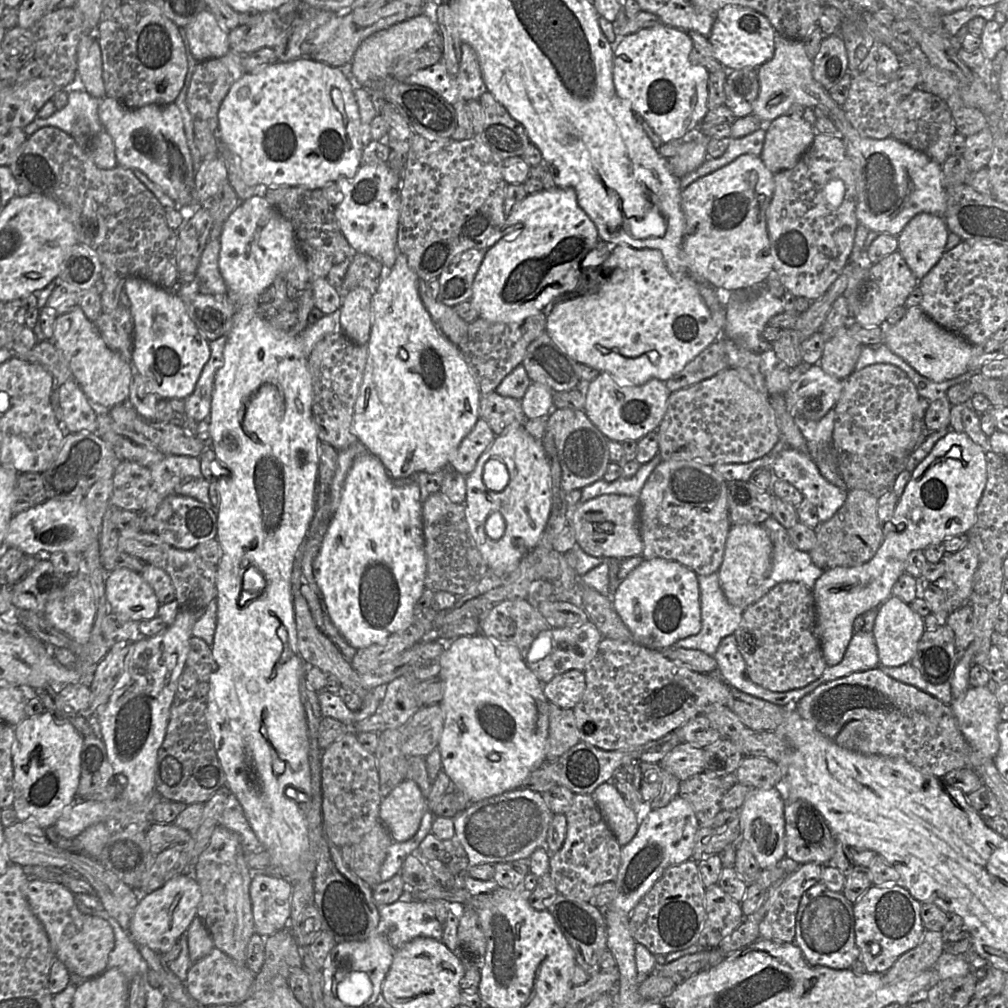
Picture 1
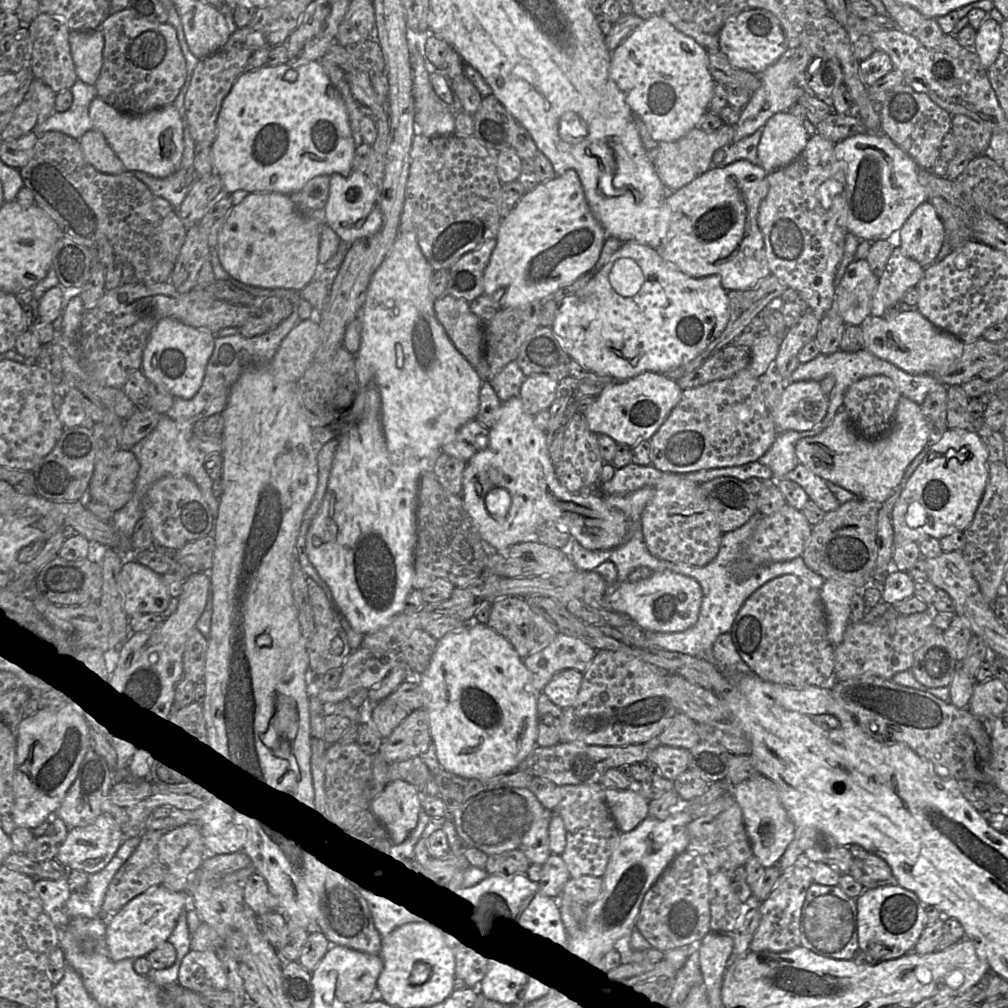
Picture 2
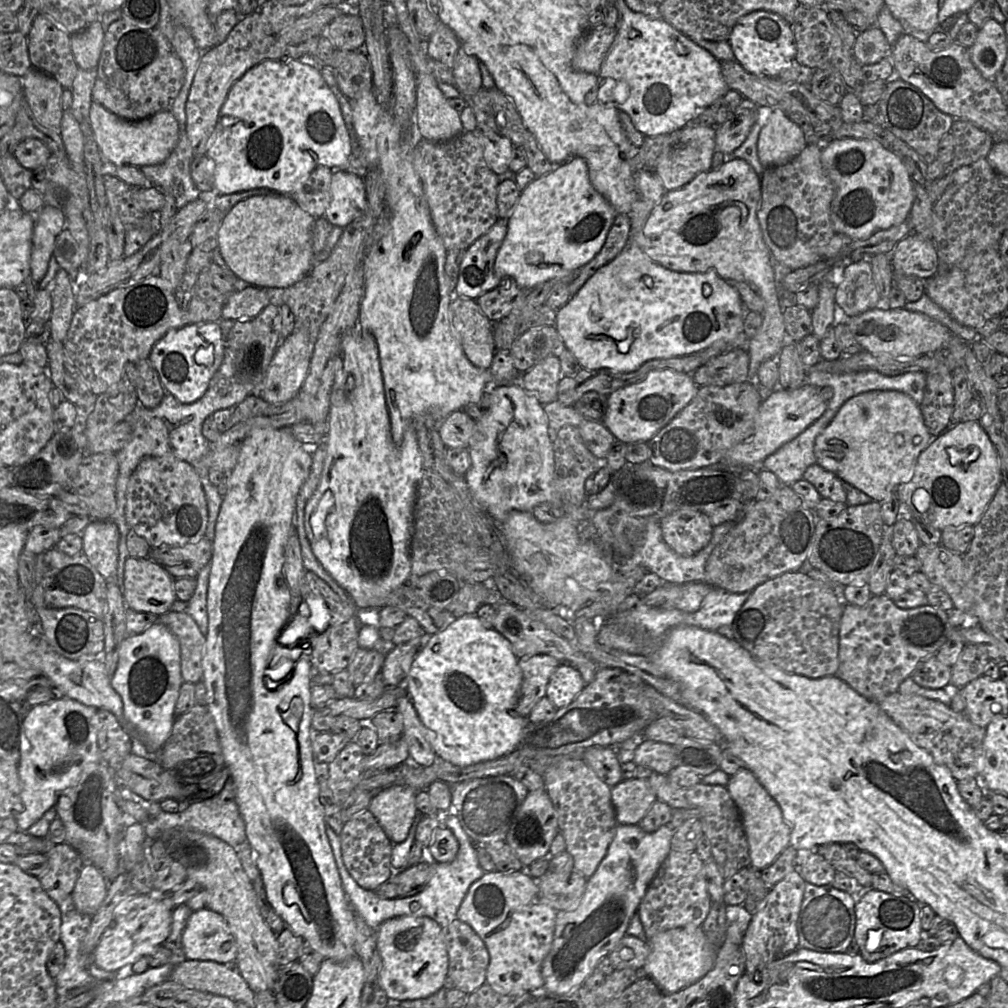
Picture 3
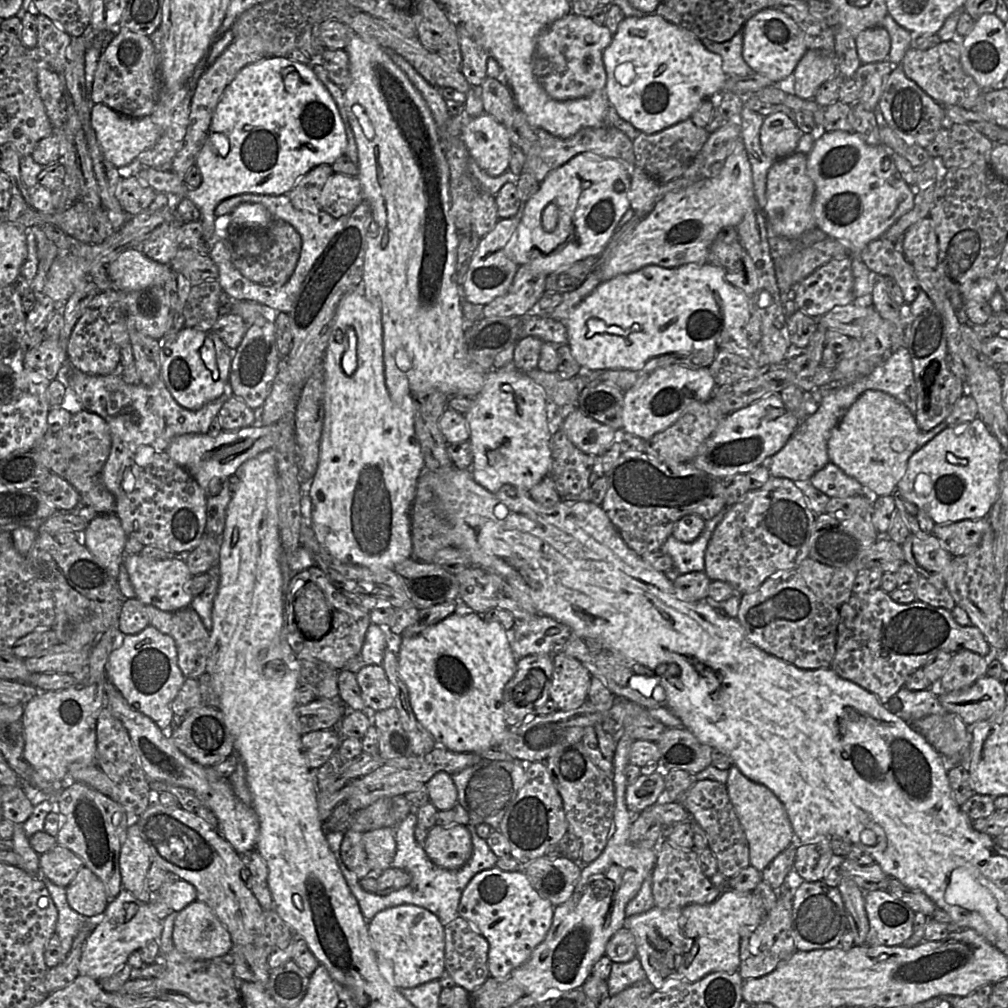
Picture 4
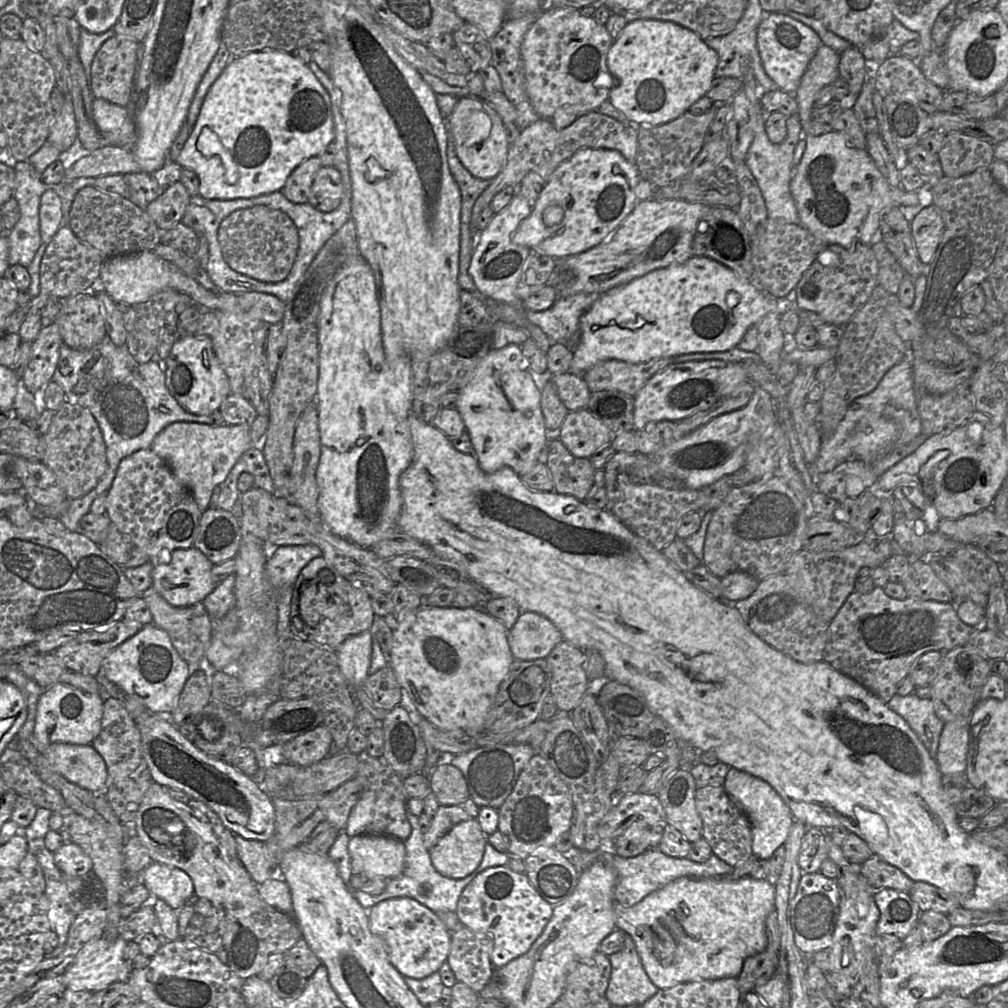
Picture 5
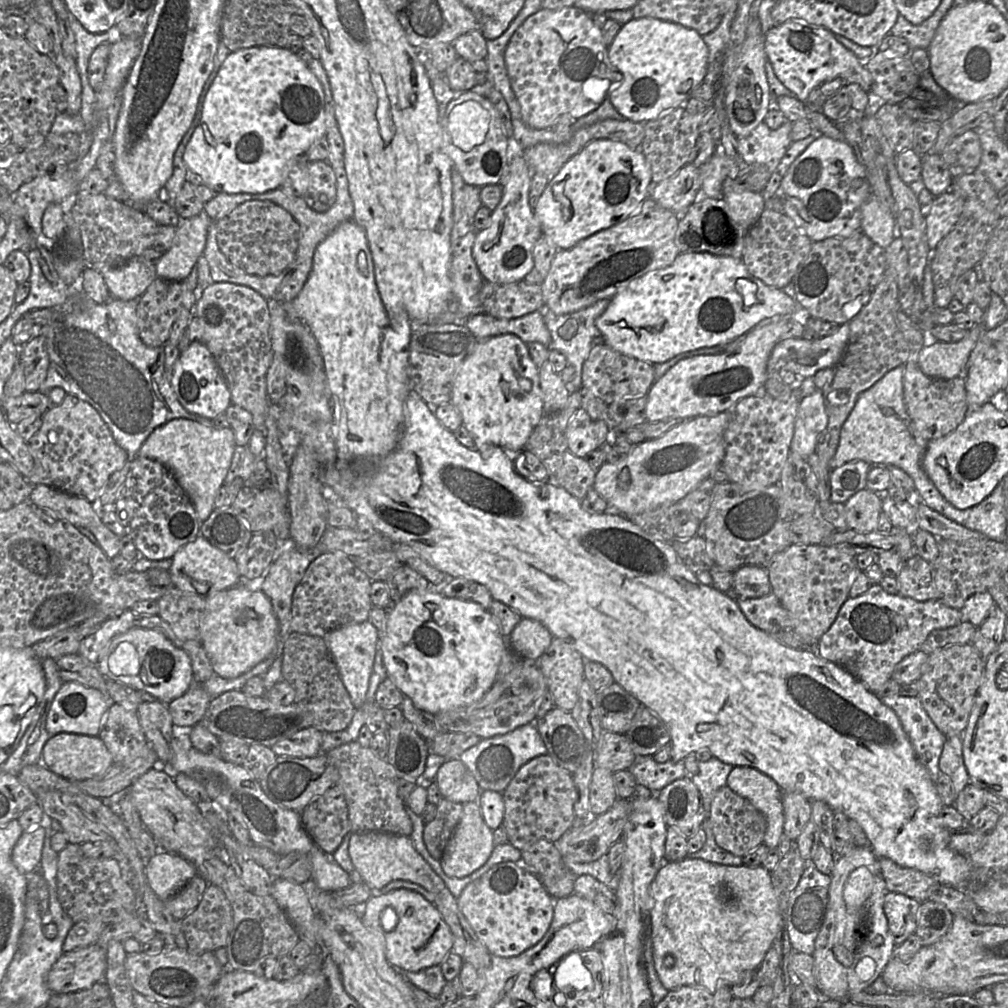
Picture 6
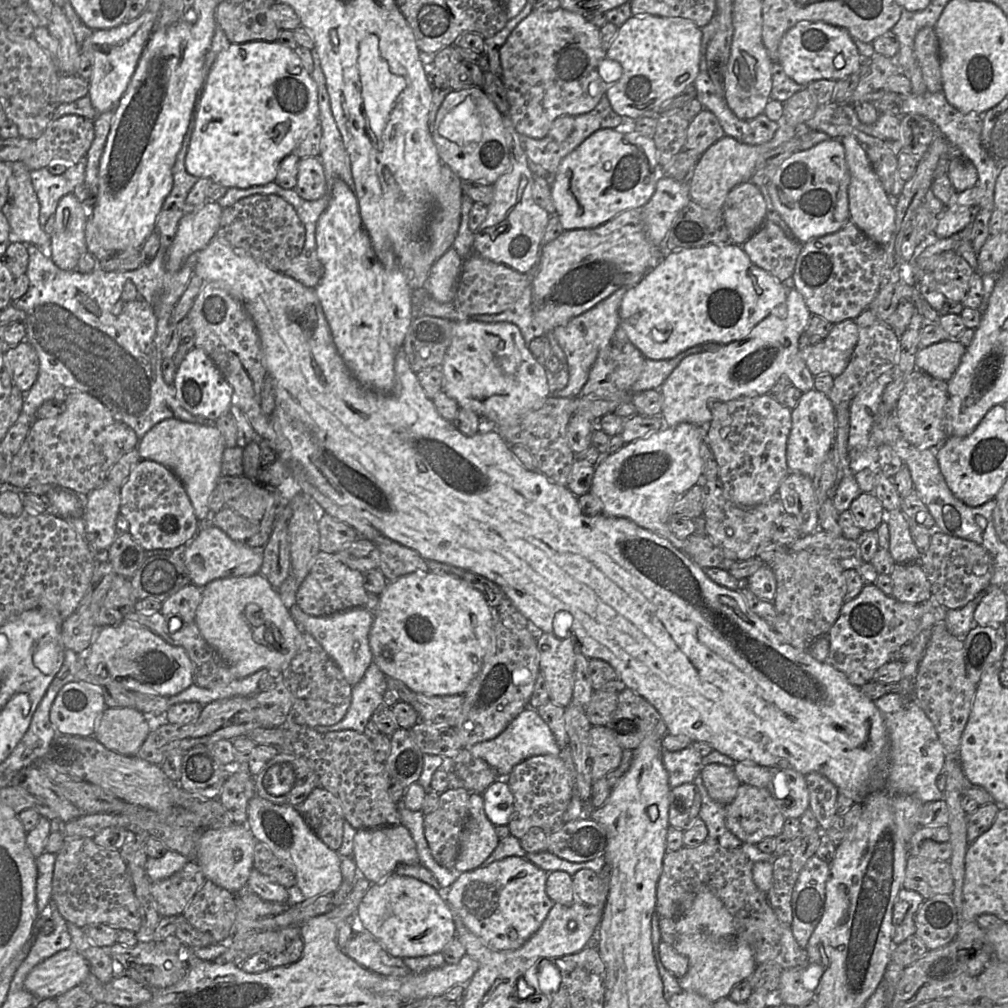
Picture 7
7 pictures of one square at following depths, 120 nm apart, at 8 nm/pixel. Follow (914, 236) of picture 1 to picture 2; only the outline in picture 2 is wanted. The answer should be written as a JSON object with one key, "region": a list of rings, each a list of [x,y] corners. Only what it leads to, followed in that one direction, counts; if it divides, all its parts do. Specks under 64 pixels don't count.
{"region":[[[927,200],[903,224],[896,235],[896,246],[921,266],[928,267],[935,262],[945,239],[944,223]]]}

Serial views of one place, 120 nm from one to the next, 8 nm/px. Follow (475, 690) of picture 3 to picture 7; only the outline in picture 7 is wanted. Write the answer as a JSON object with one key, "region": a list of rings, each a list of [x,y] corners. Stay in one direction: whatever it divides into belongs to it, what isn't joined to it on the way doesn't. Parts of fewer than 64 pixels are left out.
{"region":[[[416,572],[389,582],[384,592],[379,596],[378,609],[373,615],[373,624],[369,633],[369,645],[373,654],[373,662],[386,675],[403,682],[412,692],[428,696],[450,696],[463,694],[470,682],[480,671],[483,660],[489,652],[493,652],[495,632],[493,619],[484,596],[472,588],[458,576],[442,572]]]}

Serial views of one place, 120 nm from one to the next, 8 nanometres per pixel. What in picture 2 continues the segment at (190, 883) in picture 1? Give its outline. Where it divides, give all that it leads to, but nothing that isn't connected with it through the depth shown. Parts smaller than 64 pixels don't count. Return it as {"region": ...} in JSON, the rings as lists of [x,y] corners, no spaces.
{"region":[[[159,885],[128,902],[107,920],[106,942],[112,960],[146,957],[159,945],[168,941],[180,914],[189,907],[190,899],[188,890],[173,892]]]}

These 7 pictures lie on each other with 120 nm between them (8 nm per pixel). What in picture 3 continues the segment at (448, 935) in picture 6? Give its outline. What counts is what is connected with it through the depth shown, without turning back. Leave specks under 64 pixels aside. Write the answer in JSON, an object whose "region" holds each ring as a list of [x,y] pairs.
{"region":[[[399,916],[384,921],[376,929],[377,949],[381,957],[380,983],[391,1003],[421,999],[440,990],[447,978],[448,953],[442,928],[429,917]]]}

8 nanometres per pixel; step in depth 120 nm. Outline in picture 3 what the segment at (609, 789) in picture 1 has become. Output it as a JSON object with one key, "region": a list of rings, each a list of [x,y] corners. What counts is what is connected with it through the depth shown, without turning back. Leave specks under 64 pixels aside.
{"region":[[[634,778],[612,787],[611,800],[618,824],[637,825],[658,799],[648,779]]]}

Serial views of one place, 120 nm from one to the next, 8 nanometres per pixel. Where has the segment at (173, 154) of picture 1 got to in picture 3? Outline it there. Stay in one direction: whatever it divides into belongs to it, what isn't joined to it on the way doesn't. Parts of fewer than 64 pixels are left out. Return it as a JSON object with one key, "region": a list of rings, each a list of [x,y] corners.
{"region":[[[93,101],[89,110],[89,122],[102,156],[116,166],[159,164],[170,155],[179,139],[177,120],[168,109],[143,120],[128,121]]]}

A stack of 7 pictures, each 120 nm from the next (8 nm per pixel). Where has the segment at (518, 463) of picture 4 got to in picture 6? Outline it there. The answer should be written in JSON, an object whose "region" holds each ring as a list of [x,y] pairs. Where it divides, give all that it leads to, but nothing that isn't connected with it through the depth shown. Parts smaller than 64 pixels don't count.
{"region":[[[514,334],[480,340],[460,367],[451,391],[451,403],[474,440],[473,448],[484,457],[496,447],[511,455],[518,453],[544,415],[539,368],[529,355],[527,343]]]}

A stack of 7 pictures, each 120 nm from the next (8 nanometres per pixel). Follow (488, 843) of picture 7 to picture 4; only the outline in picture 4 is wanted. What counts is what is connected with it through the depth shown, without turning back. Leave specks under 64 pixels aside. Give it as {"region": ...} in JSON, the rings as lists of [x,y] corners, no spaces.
{"region":[[[435,825],[429,830],[423,848],[435,865],[446,870],[460,869],[473,853],[471,834],[463,825]]]}

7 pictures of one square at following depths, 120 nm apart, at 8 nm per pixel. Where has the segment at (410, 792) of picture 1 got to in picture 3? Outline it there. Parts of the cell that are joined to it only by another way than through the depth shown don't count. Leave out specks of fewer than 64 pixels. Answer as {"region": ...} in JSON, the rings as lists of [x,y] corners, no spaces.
{"region":[[[393,785],[377,792],[368,809],[384,829],[393,844],[403,842],[418,813],[415,789]]]}

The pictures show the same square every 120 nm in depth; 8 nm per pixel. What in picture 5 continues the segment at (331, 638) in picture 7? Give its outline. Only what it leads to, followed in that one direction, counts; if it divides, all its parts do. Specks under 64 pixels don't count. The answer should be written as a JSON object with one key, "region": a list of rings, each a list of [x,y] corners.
{"region":[[[370,630],[348,637],[337,649],[340,671],[351,689],[363,687],[369,675],[371,653]]]}

